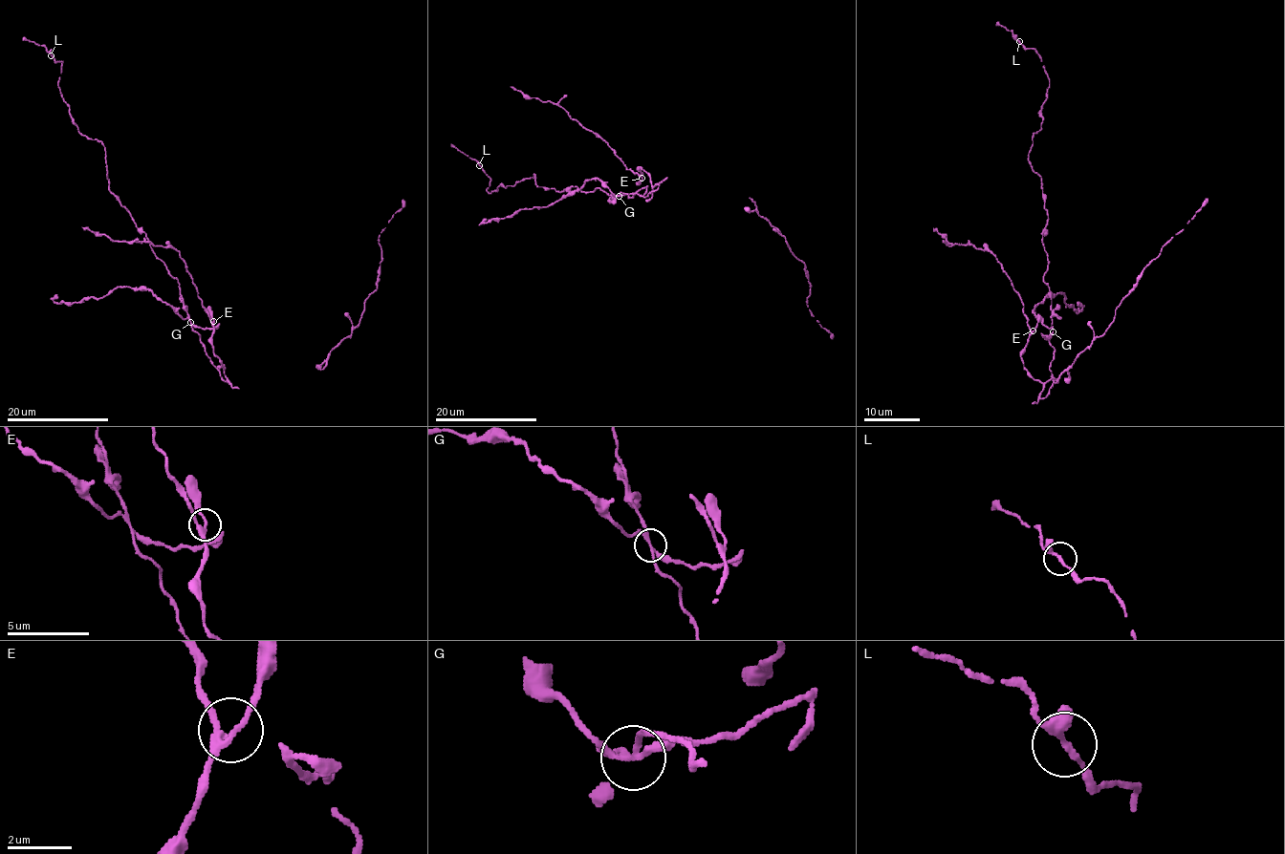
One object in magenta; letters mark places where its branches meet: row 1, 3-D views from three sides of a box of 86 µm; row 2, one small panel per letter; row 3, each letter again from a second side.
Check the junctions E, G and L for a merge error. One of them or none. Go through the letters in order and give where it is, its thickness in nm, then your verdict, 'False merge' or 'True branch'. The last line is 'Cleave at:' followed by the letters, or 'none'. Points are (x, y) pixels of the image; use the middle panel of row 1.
E: Place: (642, 178). Thickness 180 nm. True branch
G: Place: (619, 196). Thickness 180 nm. False merge
L: Place: (479, 165). Thickness 190 nm. True branch
Cleave at: G

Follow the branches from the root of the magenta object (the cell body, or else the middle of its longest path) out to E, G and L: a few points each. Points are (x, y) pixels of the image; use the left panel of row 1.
E: (199, 334), (210, 362), (229, 383), (221, 360), (213, 352), (213, 322)
G: (199, 334), (190, 322)
L: (199, 334), (191, 327), (177, 280), (110, 190), (104, 147), (79, 132), (58, 86), (62, 63), (51, 55)

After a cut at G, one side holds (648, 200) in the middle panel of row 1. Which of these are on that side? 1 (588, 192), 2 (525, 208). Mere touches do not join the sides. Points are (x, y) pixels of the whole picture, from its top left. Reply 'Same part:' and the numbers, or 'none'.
Same part: 1

